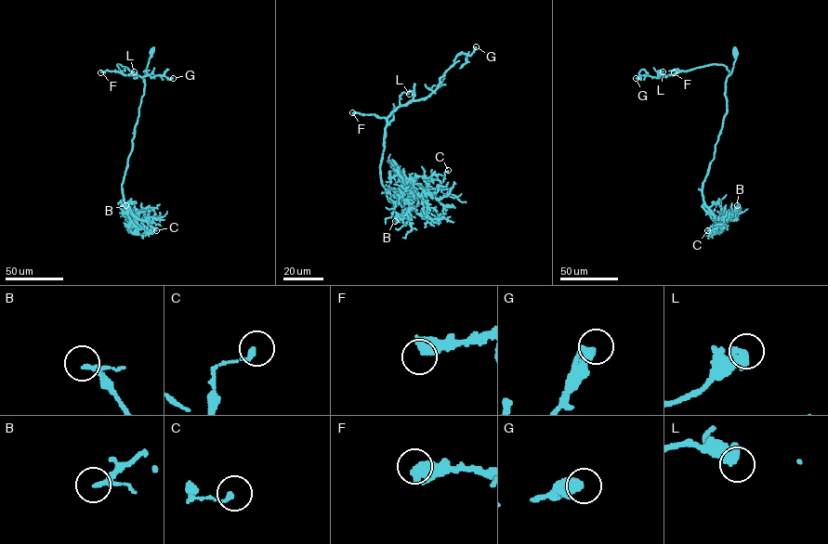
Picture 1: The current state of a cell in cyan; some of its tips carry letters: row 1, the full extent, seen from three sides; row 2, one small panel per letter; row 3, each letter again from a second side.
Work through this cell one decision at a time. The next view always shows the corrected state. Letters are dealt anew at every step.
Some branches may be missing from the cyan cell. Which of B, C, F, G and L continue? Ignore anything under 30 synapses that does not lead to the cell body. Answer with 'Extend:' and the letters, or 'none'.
Extend: F

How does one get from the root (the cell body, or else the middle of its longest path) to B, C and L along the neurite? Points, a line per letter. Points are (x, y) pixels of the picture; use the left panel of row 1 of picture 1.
B: (152, 51), (145, 70), (144, 95), (122, 186), (124, 202), (135, 219), (125, 205)
C: (152, 51), (145, 70), (144, 95), (122, 188), (124, 205), (137, 217), (156, 230)
L: (152, 51), (144, 80), (127, 68), (117, 65), (124, 74), (134, 71)

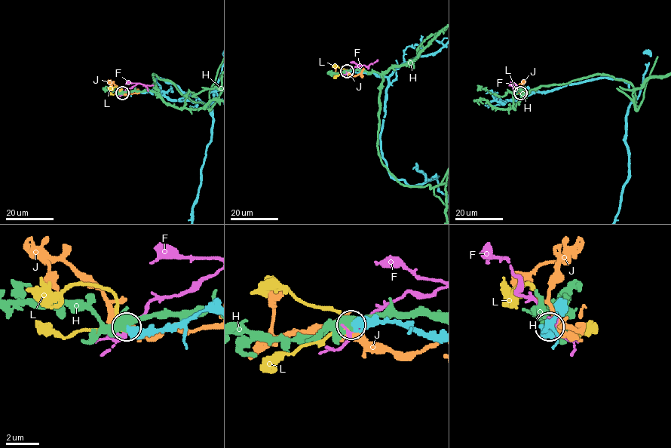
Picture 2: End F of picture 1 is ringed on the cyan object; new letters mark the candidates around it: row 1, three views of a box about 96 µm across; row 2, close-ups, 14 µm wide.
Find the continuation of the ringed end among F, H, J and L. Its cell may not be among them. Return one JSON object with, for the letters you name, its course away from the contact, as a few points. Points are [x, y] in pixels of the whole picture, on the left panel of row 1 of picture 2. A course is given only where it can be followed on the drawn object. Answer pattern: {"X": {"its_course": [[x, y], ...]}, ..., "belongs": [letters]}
{"L": {"its_course": [[122, 93], [120, 87], [108, 87]]}, "belongs": ["L"]}

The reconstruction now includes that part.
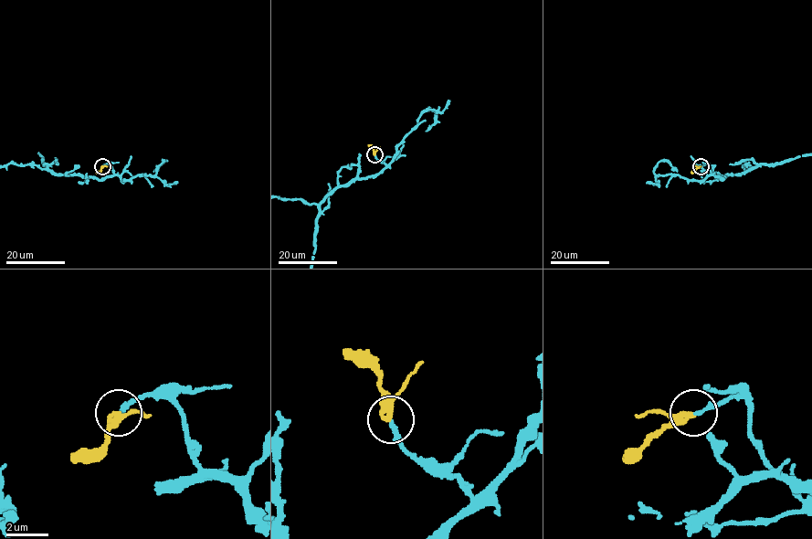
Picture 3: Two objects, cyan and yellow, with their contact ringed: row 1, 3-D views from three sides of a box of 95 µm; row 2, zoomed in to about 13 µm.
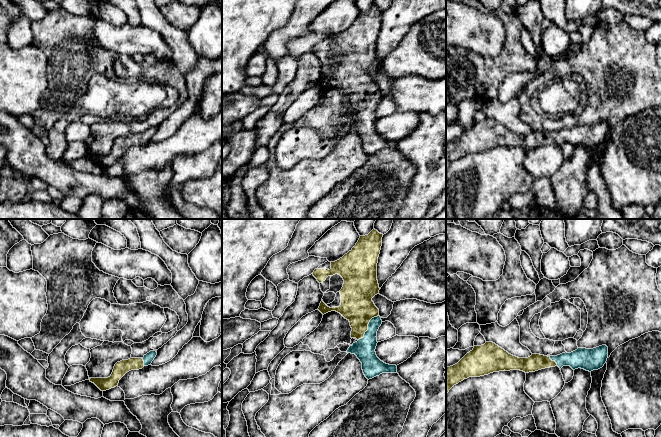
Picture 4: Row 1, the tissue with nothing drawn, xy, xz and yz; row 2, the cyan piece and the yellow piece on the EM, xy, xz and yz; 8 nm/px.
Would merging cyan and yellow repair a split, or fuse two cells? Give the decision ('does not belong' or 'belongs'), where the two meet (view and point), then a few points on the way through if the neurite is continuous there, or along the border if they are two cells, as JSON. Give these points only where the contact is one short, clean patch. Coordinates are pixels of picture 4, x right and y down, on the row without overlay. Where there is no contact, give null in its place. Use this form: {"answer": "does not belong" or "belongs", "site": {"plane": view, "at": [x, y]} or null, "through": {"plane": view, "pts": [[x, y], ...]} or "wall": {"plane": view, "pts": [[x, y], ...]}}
{"answer": "belongs", "site": {"plane": "xz", "at": [368, 103]}, "through": {"plane": "xz", "pts": [[364, 124], [368, 103], [357, 82]]}}

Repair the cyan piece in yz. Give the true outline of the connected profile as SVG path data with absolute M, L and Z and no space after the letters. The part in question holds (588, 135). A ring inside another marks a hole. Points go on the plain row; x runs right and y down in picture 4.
M493 118L473 122L457 140L446 144L446 170L459 158L469 153L480 153L493 148L520 146L525 149L558 142L570 142L573 146L598 146L608 134L608 123L602 121L593 125L578 124L571 129L557 132L532 130L528 134L518 134L509 130Z

